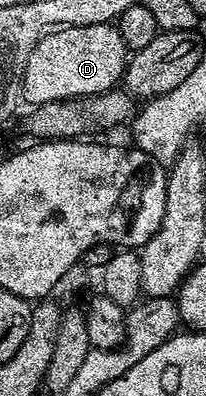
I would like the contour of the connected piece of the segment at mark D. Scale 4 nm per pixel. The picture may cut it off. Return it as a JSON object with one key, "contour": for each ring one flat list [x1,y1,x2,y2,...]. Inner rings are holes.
{"contour":[[115,25,62,26,45,33,22,71,22,94,32,104,105,94,124,77,126,47]]}

